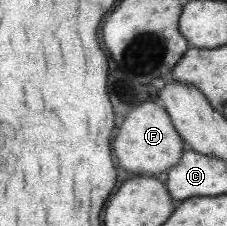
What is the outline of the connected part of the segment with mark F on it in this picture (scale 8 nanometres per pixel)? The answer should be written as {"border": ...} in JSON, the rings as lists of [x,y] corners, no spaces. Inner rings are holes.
{"border":[[[146,101],[132,109],[126,119],[122,121],[122,127],[112,141],[112,151],[118,161],[118,165],[130,173],[162,173],[168,171],[181,158],[186,149],[183,139],[176,133],[168,114],[162,105],[156,101]]]}

